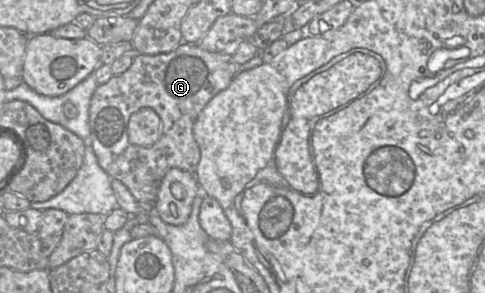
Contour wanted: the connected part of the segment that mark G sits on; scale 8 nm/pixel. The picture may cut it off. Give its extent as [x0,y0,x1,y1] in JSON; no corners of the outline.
[89,42,238,212]

